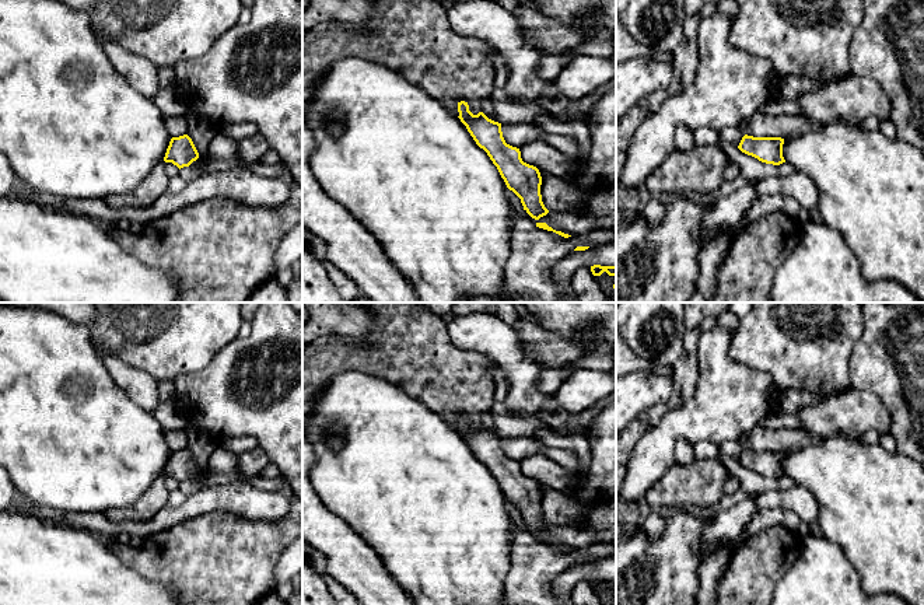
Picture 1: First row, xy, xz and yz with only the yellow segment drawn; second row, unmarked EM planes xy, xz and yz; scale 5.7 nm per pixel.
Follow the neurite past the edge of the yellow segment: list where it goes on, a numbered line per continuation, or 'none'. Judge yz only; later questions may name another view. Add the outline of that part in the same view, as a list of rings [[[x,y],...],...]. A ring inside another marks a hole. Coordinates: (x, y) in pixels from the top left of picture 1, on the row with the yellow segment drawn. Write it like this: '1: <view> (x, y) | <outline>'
none

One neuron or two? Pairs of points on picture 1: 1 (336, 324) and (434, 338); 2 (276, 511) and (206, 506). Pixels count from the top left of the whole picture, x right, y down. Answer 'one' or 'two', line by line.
1: two
2: one

